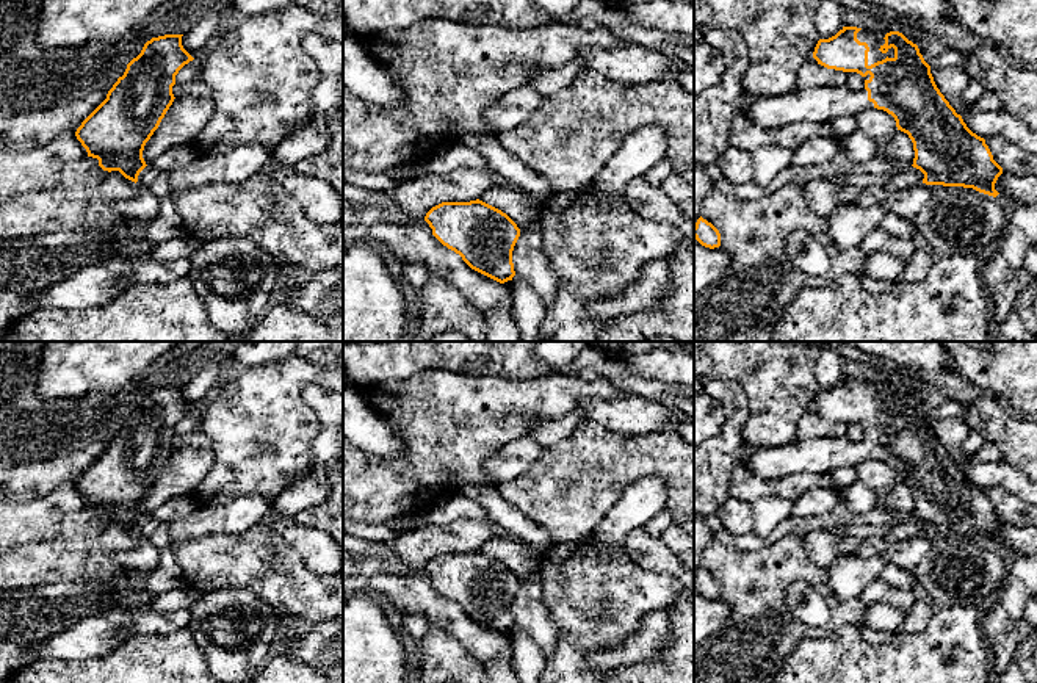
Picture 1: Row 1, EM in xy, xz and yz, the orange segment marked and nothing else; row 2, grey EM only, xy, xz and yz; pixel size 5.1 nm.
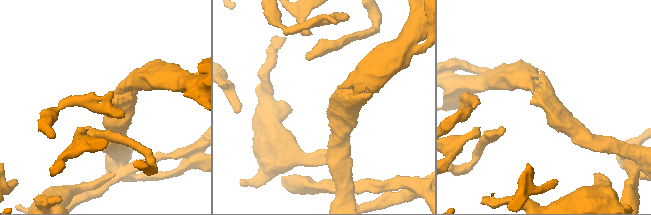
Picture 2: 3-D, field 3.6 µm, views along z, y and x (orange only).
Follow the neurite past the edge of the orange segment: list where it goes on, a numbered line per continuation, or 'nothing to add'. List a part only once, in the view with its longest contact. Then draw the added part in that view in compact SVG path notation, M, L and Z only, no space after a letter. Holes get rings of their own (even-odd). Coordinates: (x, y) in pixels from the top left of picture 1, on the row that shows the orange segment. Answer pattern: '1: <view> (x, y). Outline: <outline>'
1: yz (873, 41). Outline: M860 30L857 33L857 39L860 42L866 42L869 47L868 52L868 66L882 61L887 58L887 53L882 53L879 49L885 44L883 38L876 36L874 33L868 31L868 30Z

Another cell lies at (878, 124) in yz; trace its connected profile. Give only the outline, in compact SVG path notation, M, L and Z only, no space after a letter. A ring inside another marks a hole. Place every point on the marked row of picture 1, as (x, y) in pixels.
M868 108L855 116L857 130L871 139L885 144L898 132L896 121L883 110Z

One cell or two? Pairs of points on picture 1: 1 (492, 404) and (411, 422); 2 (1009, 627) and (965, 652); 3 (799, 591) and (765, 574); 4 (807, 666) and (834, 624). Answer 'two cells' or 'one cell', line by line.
1: one cell
2: two cells
3: two cells
4: two cells

